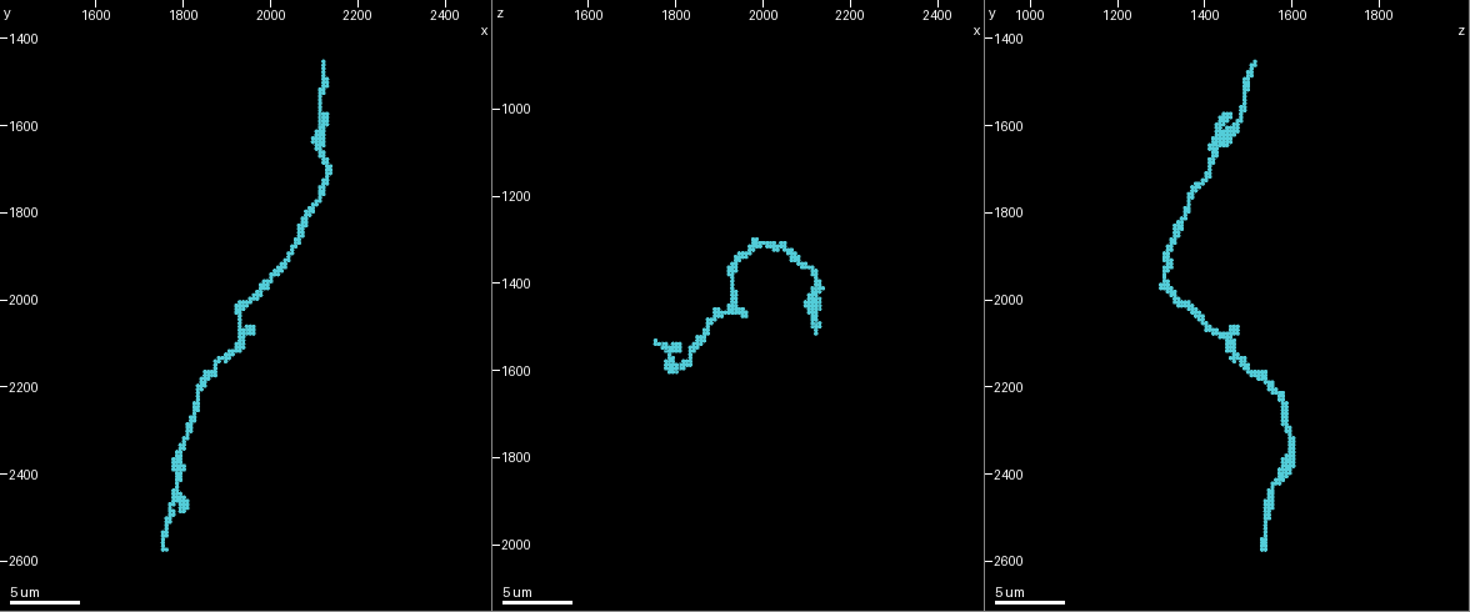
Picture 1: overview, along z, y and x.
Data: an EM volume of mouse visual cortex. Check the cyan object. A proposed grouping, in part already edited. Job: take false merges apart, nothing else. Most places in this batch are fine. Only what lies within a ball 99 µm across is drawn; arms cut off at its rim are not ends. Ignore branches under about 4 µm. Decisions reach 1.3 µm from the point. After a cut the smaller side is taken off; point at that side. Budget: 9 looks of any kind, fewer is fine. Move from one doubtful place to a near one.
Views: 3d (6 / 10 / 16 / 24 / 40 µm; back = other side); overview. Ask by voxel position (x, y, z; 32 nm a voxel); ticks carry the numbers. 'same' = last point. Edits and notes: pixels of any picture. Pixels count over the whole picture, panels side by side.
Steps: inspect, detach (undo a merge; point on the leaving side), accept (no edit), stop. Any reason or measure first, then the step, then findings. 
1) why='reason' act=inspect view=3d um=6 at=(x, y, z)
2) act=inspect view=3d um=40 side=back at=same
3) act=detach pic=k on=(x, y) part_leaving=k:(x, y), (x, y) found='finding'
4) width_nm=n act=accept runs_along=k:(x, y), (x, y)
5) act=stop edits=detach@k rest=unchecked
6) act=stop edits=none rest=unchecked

why='side arm on a straight run' act=inspect view=3d um=10 at=(1780, 2430, 1565)

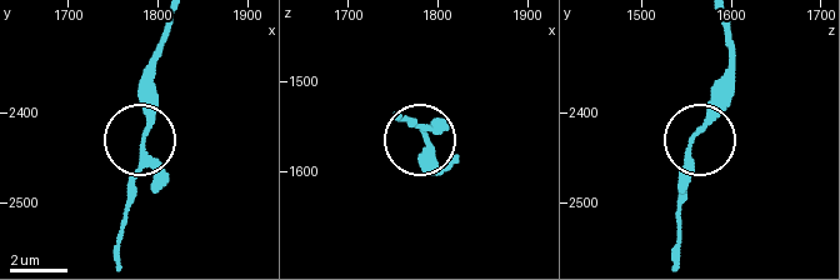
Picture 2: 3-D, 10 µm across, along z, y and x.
width_nm=160 act=accept runs_along=2:(171, 25), (153, 68), (145, 161), (126, 216) found='all the same neuron'

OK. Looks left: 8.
why='narrows sharply' act=inspect view=3d um=10 at=(2005, 1940, 1310)

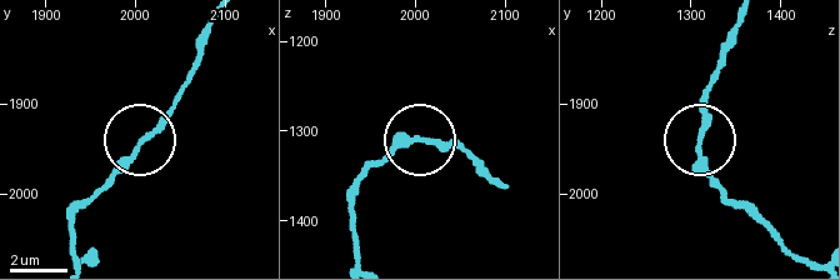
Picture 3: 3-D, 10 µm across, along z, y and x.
width_nm=190 act=accept runs_along=3:(79, 206), (191, 79) found='one neuron here'

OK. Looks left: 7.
why='three arms meet' act=inspect view=3d um=10 at=(1930, 2085, 1435)

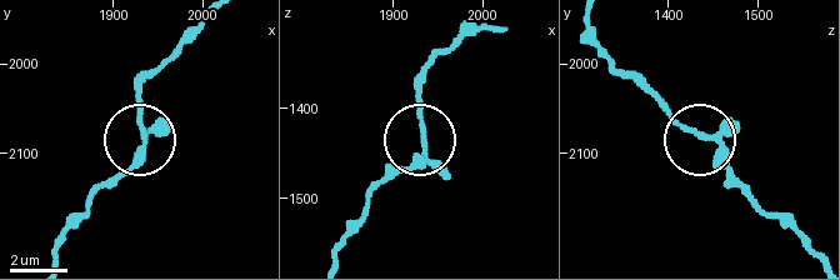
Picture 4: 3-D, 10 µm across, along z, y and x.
act=accept found='continuous, no second neuron'

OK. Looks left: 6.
why='narrows sharply' act=inspect view=3d um=10 at=(1835, 2210, 1565)

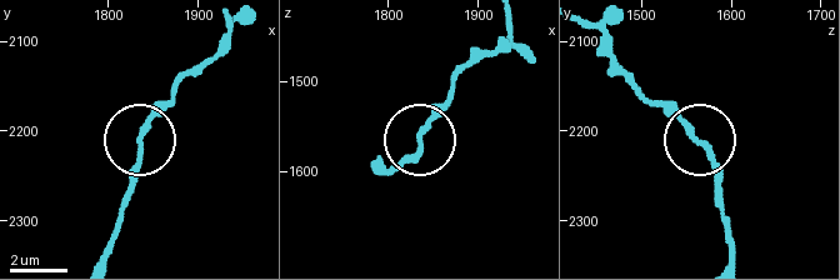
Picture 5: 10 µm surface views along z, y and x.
act=accept runs_along=5:(225, 21), (218, 50), (181, 79), (144, 129), (124, 220) found='one neuron here'

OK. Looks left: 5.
act=stop edits=none rest=unchecked

